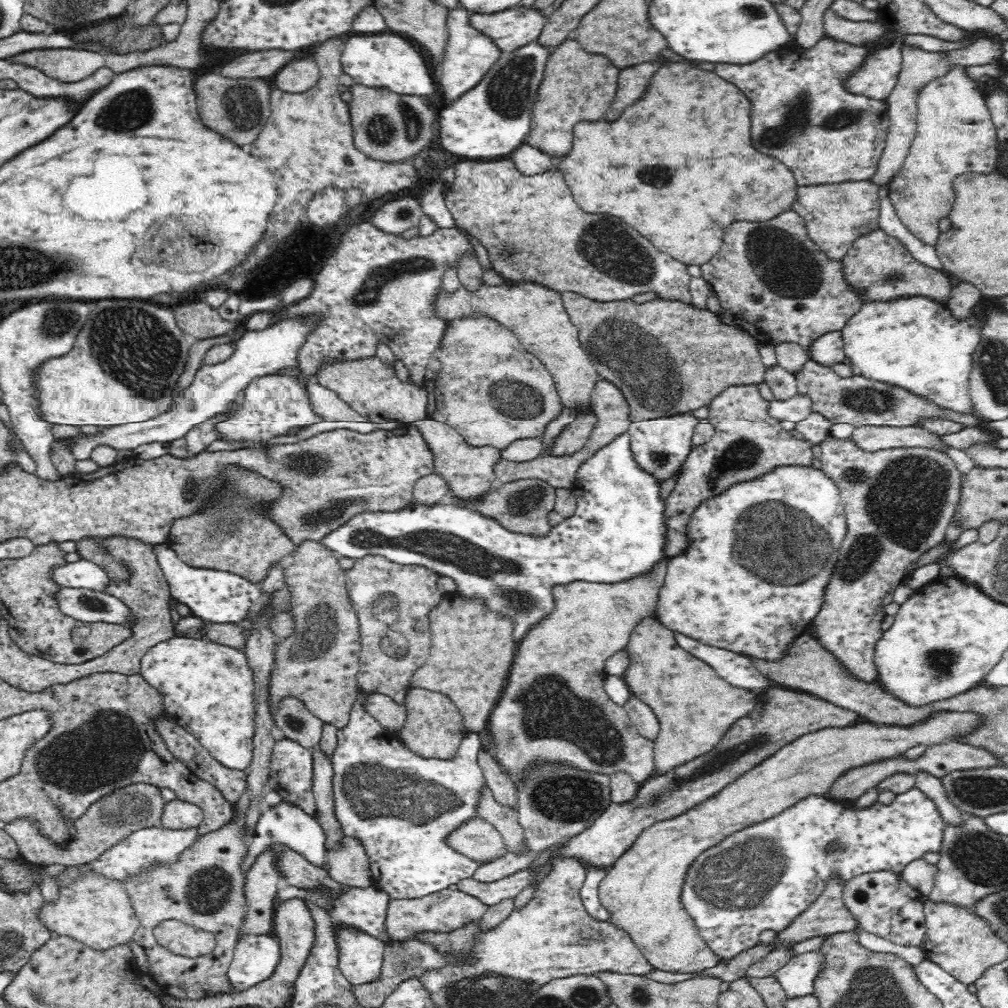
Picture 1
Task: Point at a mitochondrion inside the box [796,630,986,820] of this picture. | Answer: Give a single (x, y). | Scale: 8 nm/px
(940, 661)

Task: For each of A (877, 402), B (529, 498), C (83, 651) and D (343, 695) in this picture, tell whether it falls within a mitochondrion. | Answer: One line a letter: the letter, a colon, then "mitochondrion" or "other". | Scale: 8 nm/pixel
A: mitochondrion
B: mitochondrion
C: mitochondrion
D: other

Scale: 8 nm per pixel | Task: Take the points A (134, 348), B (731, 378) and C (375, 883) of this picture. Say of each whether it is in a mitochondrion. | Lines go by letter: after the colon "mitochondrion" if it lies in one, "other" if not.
A: mitochondrion
B: other
C: other

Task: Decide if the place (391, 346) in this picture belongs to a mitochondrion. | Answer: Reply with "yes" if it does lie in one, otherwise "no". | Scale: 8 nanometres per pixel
no

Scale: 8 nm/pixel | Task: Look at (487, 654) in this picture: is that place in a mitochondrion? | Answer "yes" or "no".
no

